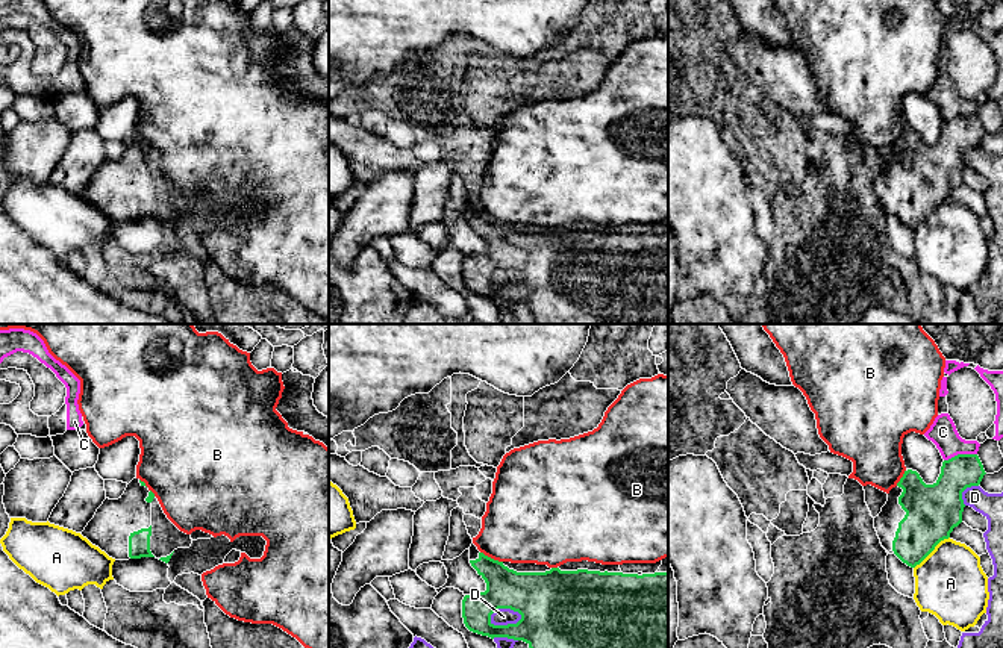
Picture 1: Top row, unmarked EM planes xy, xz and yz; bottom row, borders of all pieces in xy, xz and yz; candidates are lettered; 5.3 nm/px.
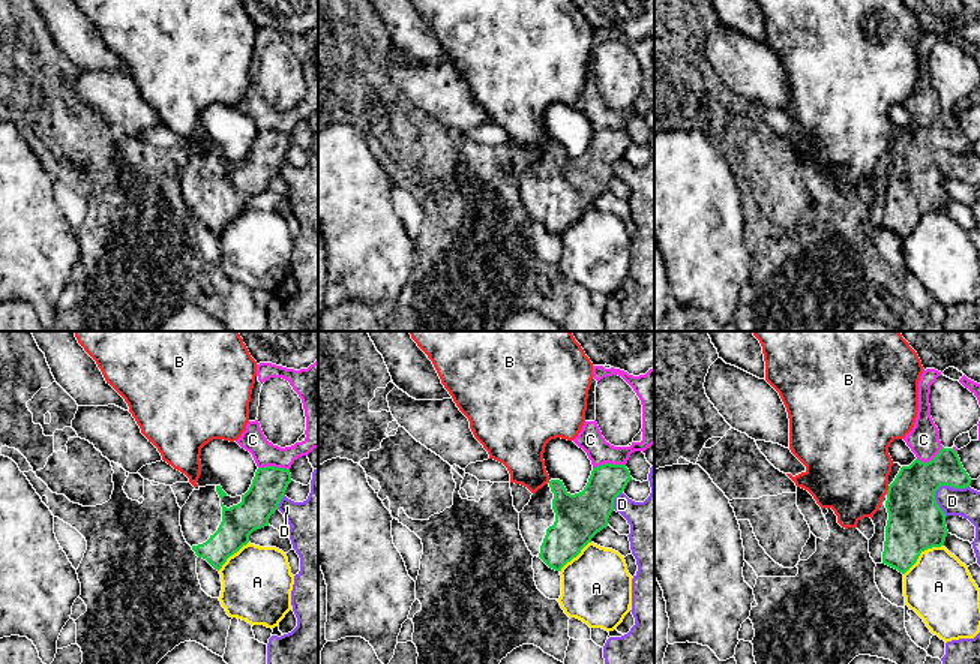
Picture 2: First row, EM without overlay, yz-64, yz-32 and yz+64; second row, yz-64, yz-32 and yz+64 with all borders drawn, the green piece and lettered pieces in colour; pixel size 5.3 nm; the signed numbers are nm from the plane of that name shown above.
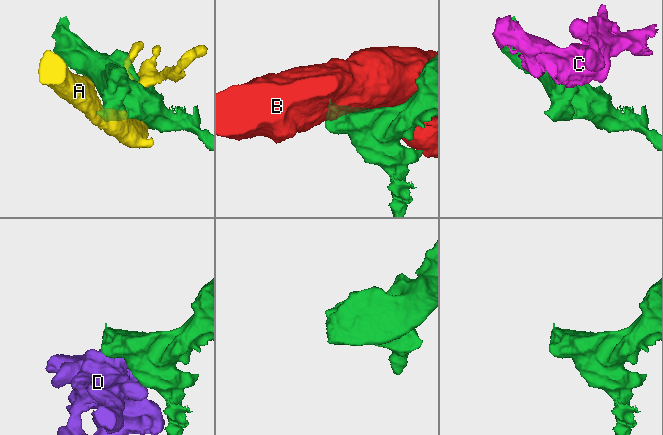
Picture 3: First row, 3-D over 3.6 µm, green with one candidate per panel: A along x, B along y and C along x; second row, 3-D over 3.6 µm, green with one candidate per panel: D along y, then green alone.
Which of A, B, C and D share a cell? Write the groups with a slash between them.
A / B / C / D

